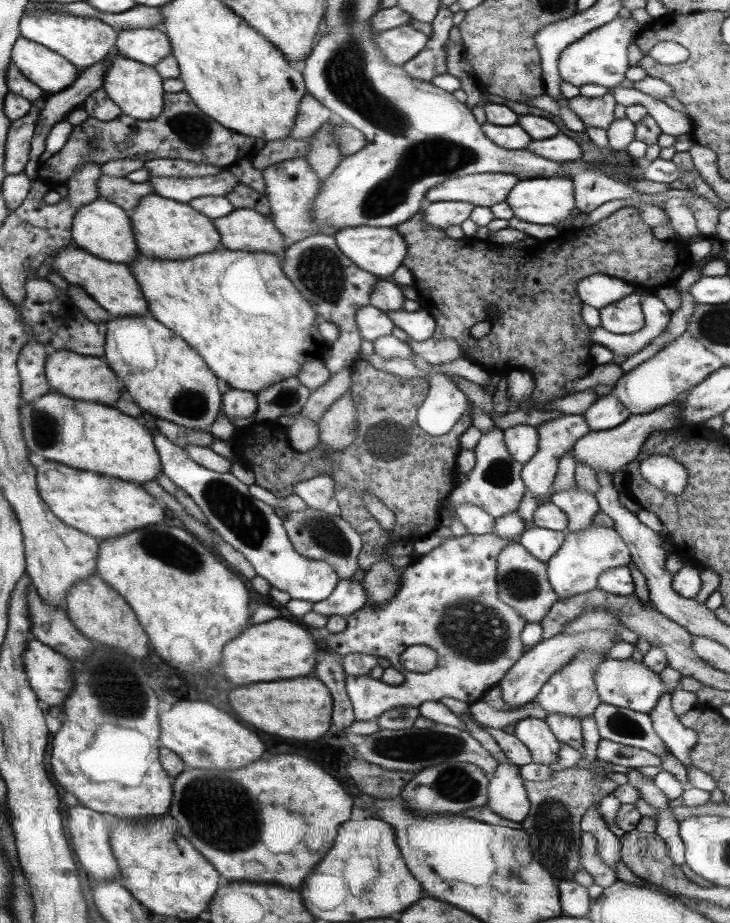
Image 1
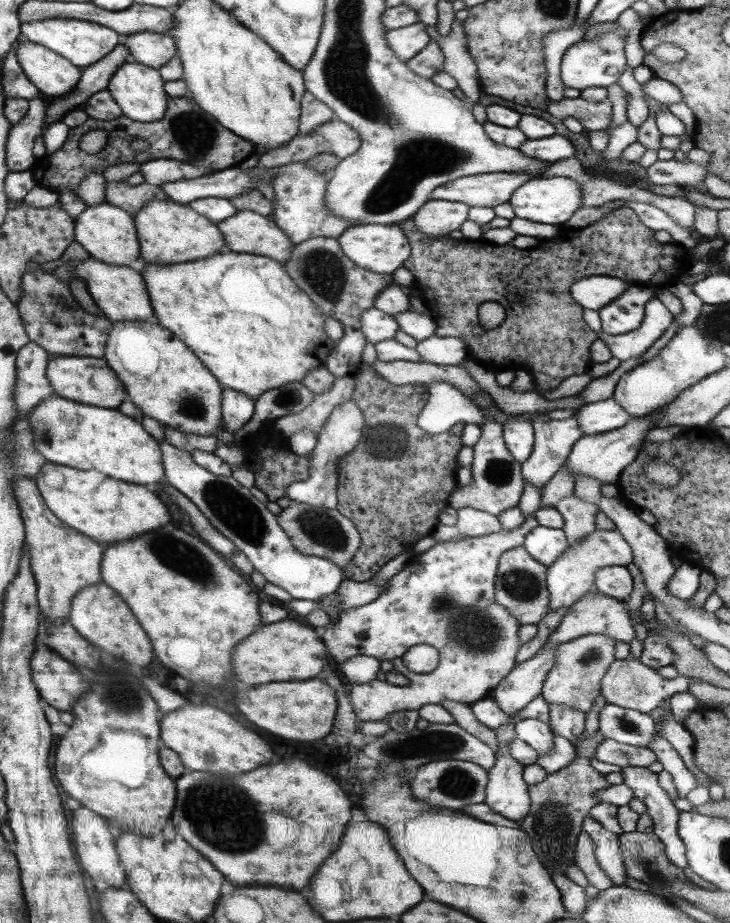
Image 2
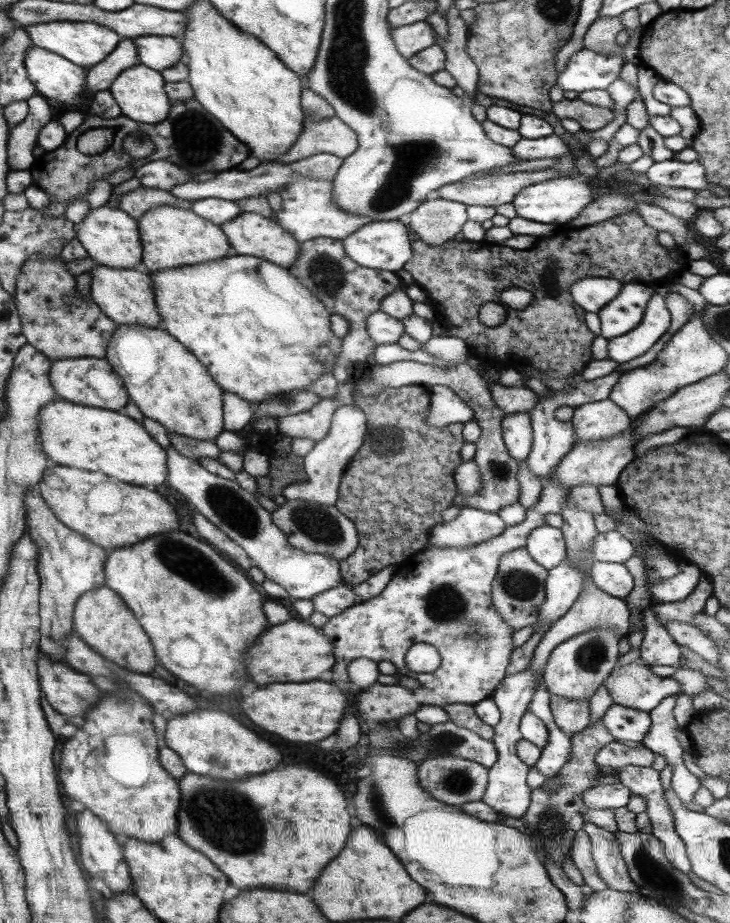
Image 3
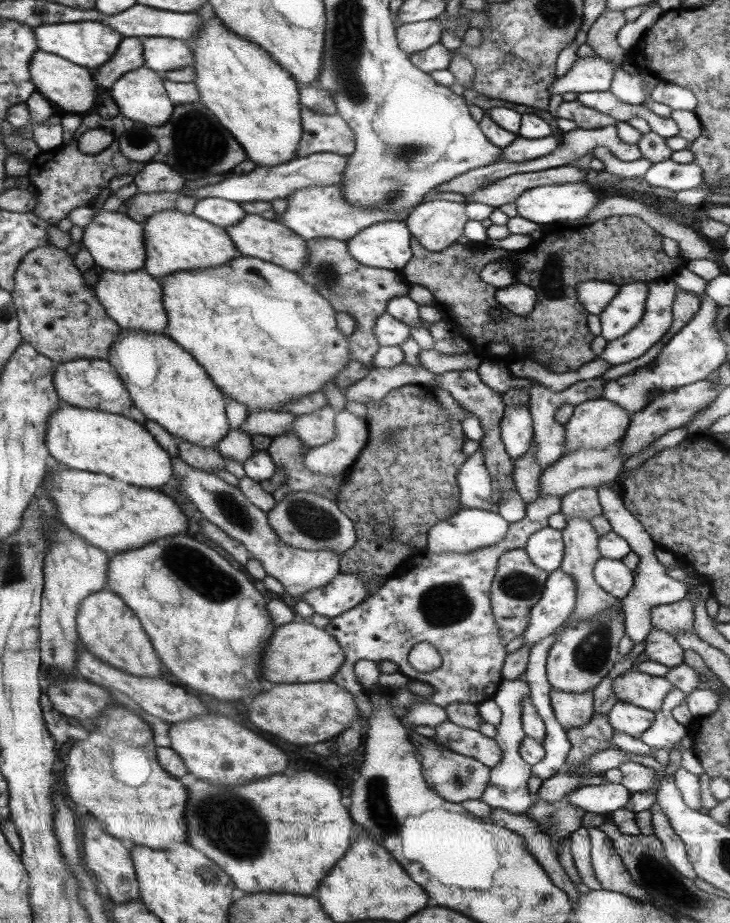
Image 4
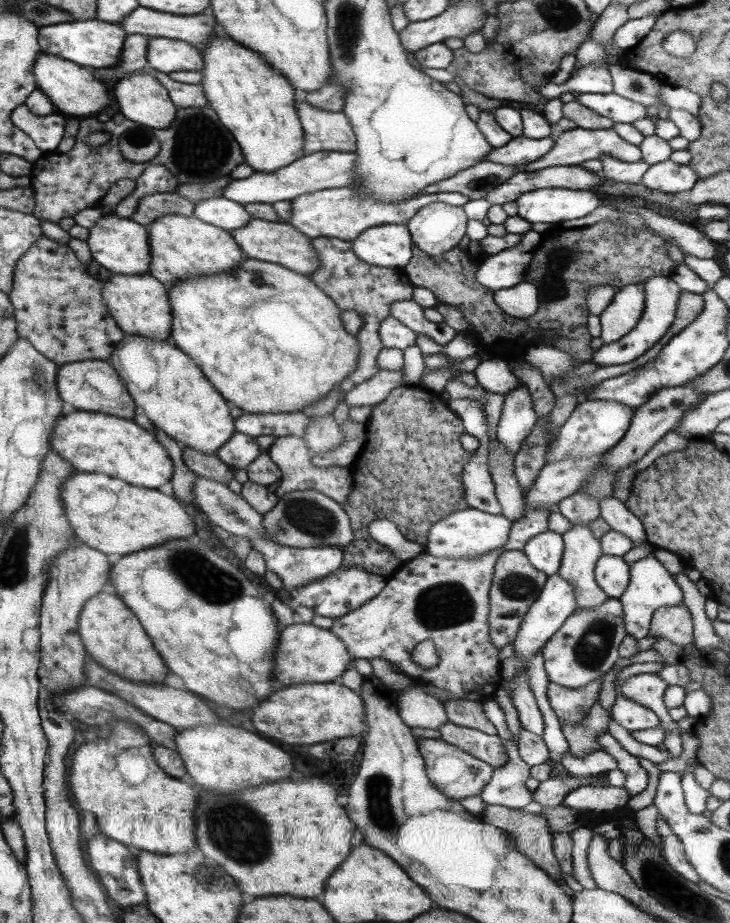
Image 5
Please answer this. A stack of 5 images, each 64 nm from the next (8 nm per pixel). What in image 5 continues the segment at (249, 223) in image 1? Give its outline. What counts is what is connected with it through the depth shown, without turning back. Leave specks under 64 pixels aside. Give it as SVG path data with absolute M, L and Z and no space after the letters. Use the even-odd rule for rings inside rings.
M251 217L245 226L233 229L229 233L247 259L278 264L286 270L303 276L308 276L319 266L319 258L316 250L311 246L311 239L285 222L266 222Z

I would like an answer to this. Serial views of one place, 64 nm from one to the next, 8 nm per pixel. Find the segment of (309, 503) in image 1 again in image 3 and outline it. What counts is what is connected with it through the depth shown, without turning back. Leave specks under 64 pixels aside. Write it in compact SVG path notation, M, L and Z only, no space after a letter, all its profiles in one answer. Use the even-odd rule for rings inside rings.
M343 405L334 410L330 423L329 431L321 437L320 441L315 441L313 448L300 458L307 481L291 483L283 488L281 493L285 499L307 500L307 502L319 502L325 506L334 506L341 475L345 471L347 463L351 461L351 457L363 443L366 419L359 407Z

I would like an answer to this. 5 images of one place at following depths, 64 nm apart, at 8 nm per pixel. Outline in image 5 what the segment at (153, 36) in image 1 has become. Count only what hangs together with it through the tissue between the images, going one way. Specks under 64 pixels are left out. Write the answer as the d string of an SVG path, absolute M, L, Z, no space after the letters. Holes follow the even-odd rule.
M150 37L145 51L147 66L162 72L193 70L201 72L203 56L198 47L182 40Z

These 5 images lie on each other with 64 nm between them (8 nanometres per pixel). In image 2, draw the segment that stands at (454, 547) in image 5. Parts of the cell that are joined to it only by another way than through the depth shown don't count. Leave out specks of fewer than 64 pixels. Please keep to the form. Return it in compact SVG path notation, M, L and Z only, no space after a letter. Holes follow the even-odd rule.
M458 508L456 522L451 531L436 530L430 533L435 542L455 541L461 537L478 537L497 532L501 524L497 516L474 508Z

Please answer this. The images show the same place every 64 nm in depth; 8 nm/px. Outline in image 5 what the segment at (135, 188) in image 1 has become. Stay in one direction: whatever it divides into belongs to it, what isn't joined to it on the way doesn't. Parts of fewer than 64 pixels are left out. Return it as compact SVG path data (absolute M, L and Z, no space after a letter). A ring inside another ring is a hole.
M175 192L155 193L143 196L136 204L131 220L147 226L167 214L192 216L194 205Z

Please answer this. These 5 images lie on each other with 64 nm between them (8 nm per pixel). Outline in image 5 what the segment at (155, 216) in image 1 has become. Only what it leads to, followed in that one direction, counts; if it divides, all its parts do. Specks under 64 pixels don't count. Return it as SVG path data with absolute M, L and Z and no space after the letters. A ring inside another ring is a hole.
M163 215L145 226L149 238L148 274L168 289L178 280L211 274L232 274L246 258L229 232L205 224L193 216Z

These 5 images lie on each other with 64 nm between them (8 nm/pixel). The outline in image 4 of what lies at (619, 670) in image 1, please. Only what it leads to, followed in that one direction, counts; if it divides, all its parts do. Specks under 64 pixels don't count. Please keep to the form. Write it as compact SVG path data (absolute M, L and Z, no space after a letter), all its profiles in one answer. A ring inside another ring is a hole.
M630 667L611 680L617 701L639 706L649 712L659 711L665 694L674 687L663 677L650 676Z

